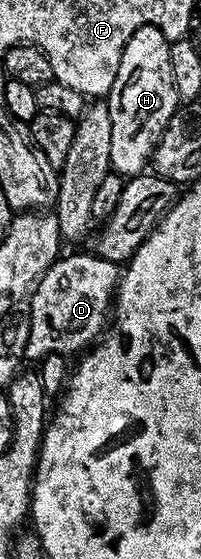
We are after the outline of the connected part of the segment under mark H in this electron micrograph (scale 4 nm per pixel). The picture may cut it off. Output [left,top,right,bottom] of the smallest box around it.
[106,25,178,177]

